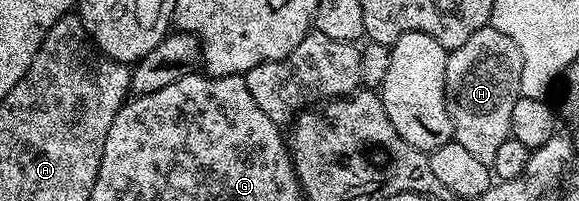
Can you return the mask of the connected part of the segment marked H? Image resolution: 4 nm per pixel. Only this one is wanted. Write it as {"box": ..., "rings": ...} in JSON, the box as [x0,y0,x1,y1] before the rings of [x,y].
{"box":[445,27,523,165],"rings":[[[494,27],[479,29],[472,37],[463,41],[463,45],[452,48],[447,54],[447,73],[445,74],[445,104],[447,113],[453,122],[453,139],[463,149],[468,149],[479,161],[490,165],[495,161],[495,153],[503,141],[510,139],[511,108],[522,95],[521,78],[523,77],[523,57],[519,53],[519,45],[511,41],[511,37],[499,33]]]}

